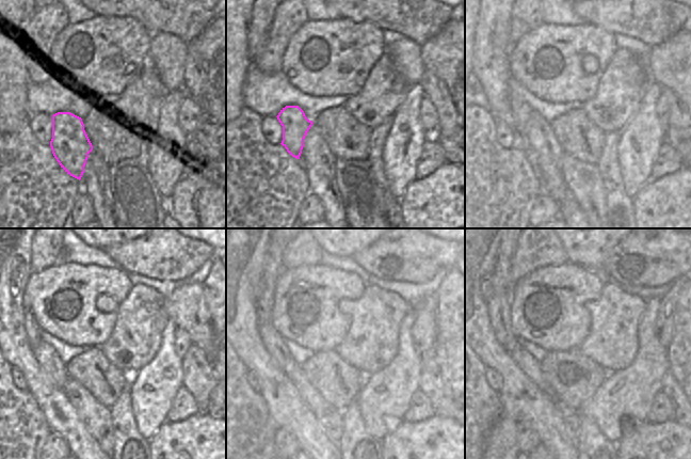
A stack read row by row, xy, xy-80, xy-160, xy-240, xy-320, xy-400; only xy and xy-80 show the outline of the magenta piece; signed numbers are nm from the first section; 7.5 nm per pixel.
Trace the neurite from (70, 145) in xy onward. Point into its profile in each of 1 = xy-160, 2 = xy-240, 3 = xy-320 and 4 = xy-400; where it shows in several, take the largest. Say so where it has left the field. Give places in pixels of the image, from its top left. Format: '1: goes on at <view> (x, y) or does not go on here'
1: goes on at xy-160 (520, 110)
2: goes on at xy-240 (32, 330)
3: goes on at xy-320 (272, 268)
4: goes on at xy-400 (501, 272)

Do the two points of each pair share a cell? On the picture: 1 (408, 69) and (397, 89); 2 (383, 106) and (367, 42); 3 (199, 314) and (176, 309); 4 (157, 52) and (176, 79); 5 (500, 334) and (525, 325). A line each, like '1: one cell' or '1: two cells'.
1: two cells
2: two cells
3: one cell
4: one cell
5: two cells

